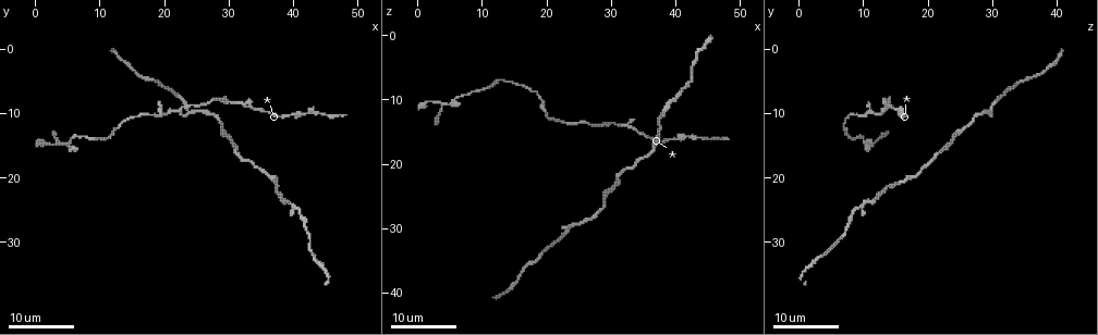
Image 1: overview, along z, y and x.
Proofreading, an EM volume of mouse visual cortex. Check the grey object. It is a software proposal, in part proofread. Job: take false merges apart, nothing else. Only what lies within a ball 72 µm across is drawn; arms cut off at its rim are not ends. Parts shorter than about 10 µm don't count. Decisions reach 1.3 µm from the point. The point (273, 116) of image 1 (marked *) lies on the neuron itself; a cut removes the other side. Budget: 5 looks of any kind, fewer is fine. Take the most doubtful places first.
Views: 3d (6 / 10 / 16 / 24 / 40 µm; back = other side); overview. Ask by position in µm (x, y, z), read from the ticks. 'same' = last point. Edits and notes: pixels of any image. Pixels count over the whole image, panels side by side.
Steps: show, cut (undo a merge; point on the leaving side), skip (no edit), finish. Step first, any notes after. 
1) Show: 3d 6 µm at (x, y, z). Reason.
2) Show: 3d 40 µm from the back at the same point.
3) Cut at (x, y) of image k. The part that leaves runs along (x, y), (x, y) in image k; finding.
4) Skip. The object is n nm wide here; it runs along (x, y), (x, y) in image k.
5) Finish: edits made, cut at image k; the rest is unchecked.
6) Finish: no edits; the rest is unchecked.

Show: 3d 24 µm at (5.5, 14.5, 10.5). Two arms in line, one across.

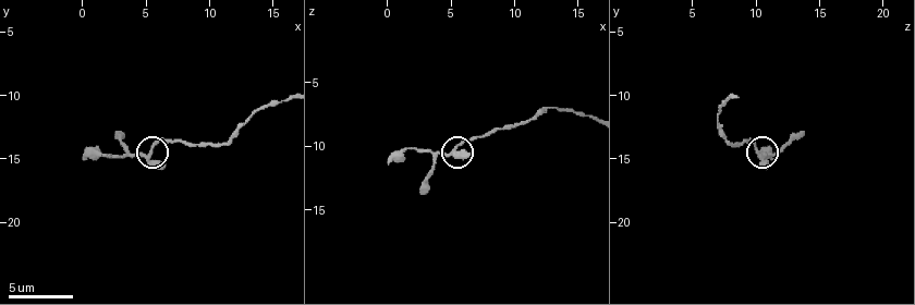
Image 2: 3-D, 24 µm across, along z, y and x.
Show: 3d 10 µm at (5.4, 14.4, 10.2). Closer look.

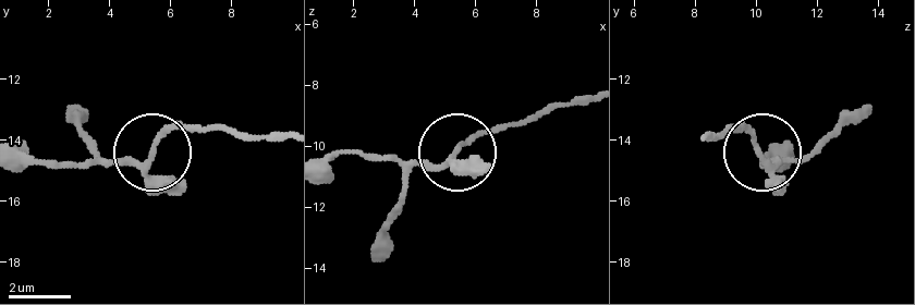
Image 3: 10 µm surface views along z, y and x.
Show: 3d 6 µm at (5.5, 14.4, 10.1).

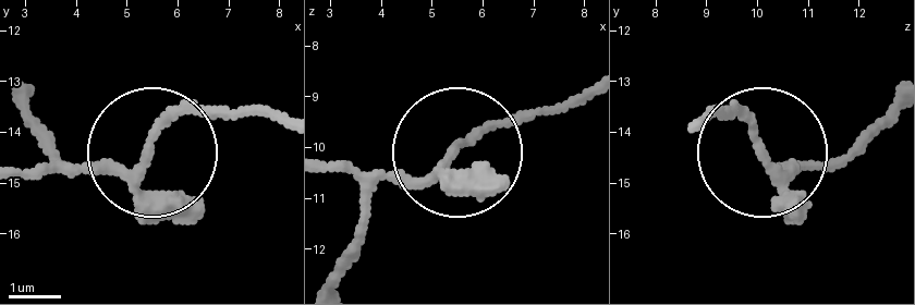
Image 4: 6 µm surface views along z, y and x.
Skip. It runs along (282, 123), (192, 110), (126, 170), (22, 174) in image 4; one neuron here.

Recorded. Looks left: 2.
Show: 3d 24 µm at (34.0, 18.5, 19.5).

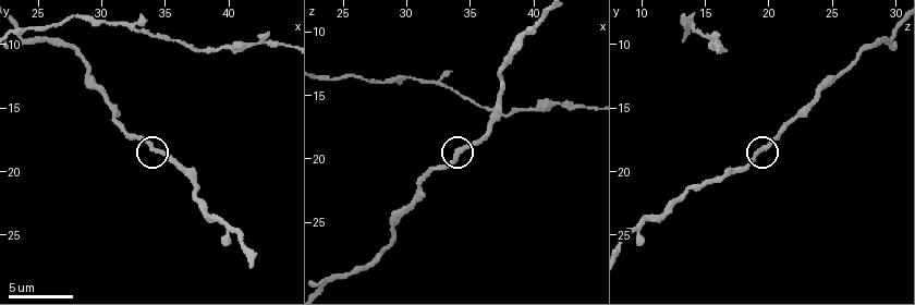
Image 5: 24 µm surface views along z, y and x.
Show: 3d 6 µm at (34.2, 18.2, 19.4). Closer look.

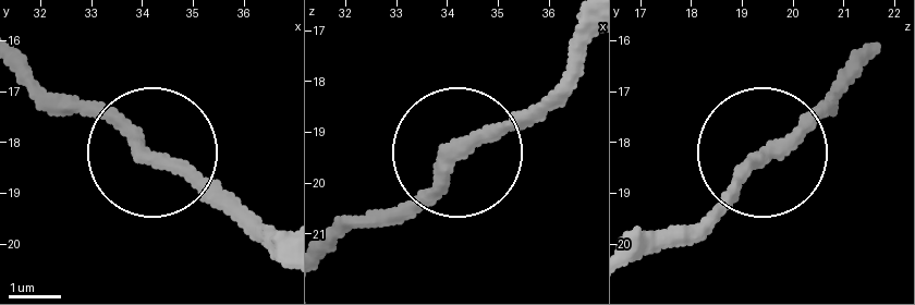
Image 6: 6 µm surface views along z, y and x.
Skip. The object is 280 nm wide here; all the same neuron.

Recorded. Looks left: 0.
Finish: no edits; the rest is unchecked.

